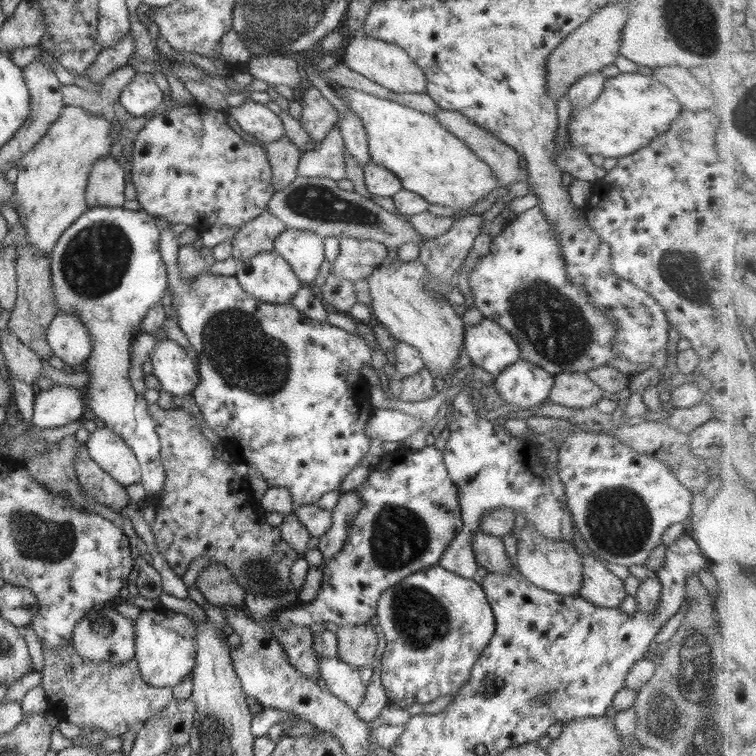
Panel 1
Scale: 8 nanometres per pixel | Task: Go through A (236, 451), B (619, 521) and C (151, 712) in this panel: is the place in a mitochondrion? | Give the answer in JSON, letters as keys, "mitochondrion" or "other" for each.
{"A":"other","B":"mitochondrion","C":"other"}

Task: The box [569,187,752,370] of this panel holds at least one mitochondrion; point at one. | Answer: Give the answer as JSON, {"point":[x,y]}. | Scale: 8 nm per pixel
{"point":[682,271]}

